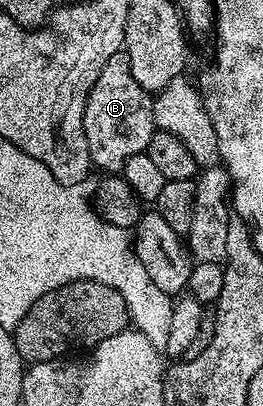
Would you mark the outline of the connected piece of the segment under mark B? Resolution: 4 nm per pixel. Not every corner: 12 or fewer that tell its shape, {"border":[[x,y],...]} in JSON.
{"border":[[122,49],[85,105],[89,160],[124,171],[153,131],[153,98]]}

